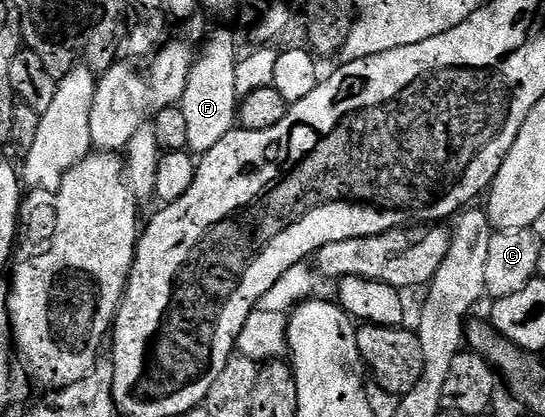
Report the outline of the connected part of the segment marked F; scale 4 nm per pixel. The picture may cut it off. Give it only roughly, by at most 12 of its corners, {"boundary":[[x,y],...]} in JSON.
{"boundary":[[215,31],[181,100],[188,148],[236,130],[235,39]]}

